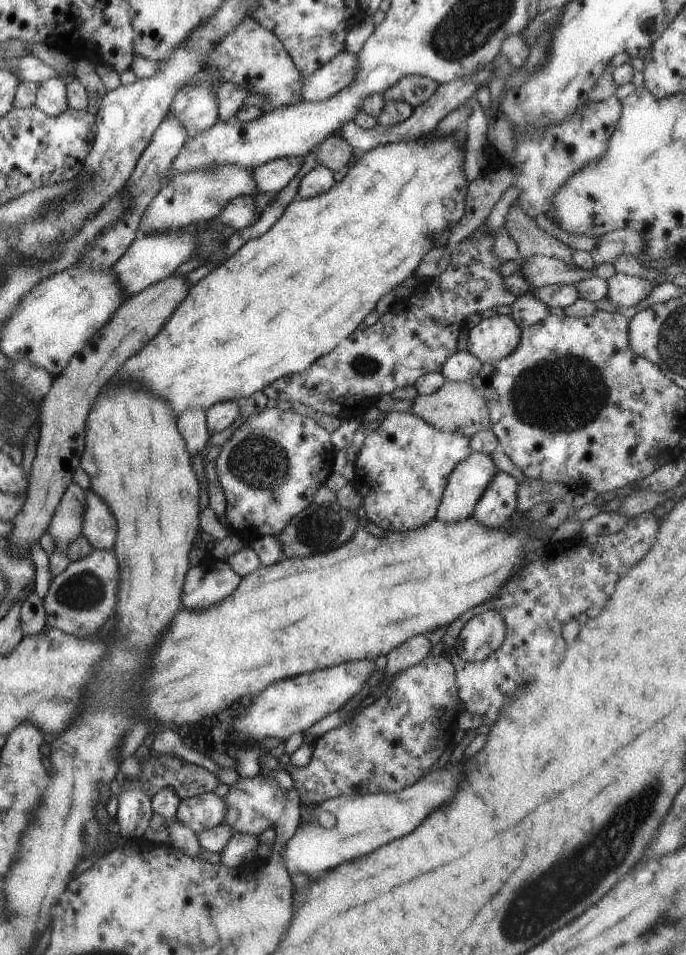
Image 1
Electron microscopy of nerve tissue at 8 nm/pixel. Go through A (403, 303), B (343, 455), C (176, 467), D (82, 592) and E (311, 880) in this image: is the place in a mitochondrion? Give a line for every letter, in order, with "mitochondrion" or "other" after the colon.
A: other
B: other
C: other
D: mitochondrion
E: other

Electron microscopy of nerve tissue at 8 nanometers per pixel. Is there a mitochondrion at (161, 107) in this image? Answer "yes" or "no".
no

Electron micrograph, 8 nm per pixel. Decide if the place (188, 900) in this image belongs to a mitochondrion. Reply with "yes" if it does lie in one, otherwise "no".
no

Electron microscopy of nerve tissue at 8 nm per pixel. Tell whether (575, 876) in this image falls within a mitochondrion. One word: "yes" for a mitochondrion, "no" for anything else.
yes

